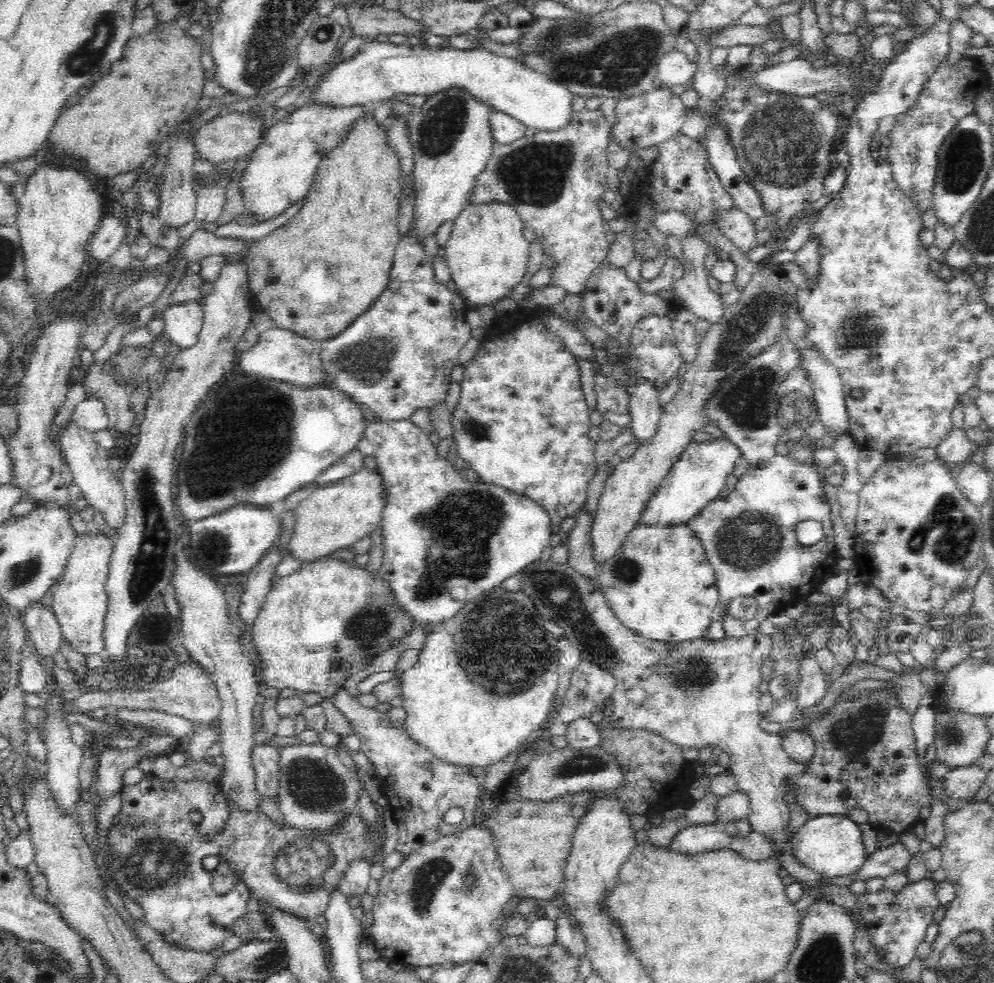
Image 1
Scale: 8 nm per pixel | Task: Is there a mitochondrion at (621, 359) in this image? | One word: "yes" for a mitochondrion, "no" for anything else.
no

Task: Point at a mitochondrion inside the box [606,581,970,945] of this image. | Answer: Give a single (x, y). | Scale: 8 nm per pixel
(850, 736)

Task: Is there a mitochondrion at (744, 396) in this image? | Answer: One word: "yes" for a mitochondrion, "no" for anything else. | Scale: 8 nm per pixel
yes

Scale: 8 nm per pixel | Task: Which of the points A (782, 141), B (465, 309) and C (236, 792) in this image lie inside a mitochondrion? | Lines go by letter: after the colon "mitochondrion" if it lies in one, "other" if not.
A: mitochondrion
B: other
C: other

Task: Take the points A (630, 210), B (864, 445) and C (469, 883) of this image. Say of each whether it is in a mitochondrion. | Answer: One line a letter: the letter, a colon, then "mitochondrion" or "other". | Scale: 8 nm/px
A: other
B: other
C: mitochondrion

